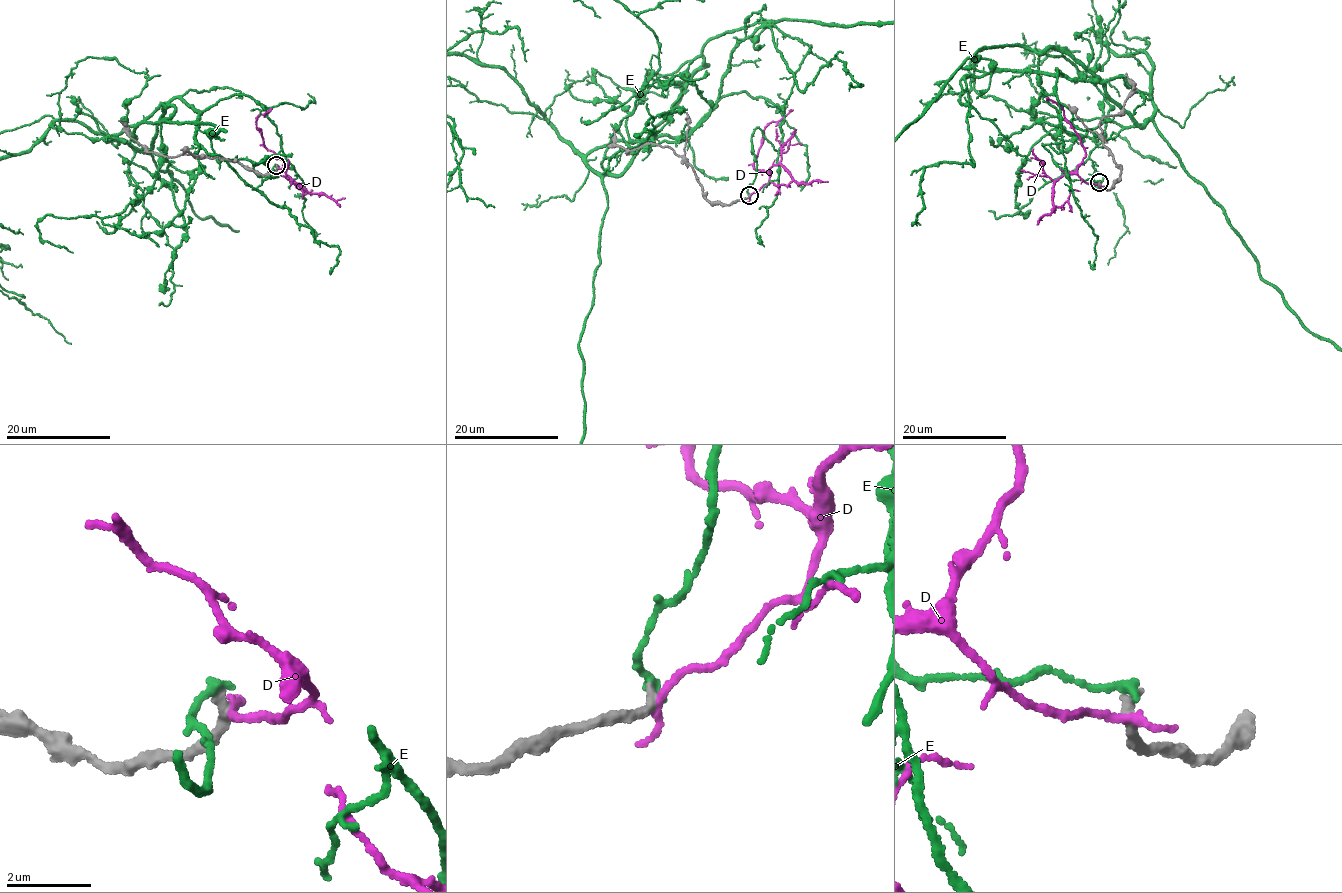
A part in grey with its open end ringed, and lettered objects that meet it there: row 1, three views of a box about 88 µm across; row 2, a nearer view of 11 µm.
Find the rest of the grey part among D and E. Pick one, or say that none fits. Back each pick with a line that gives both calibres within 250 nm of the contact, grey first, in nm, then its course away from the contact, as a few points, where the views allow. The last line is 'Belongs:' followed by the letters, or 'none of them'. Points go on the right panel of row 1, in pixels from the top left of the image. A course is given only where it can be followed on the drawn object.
Belongs: none of them

